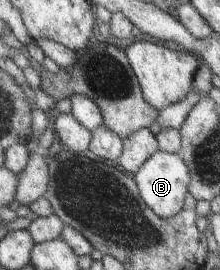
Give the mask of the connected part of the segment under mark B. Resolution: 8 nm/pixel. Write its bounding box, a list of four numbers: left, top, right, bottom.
[131,150,191,218]

